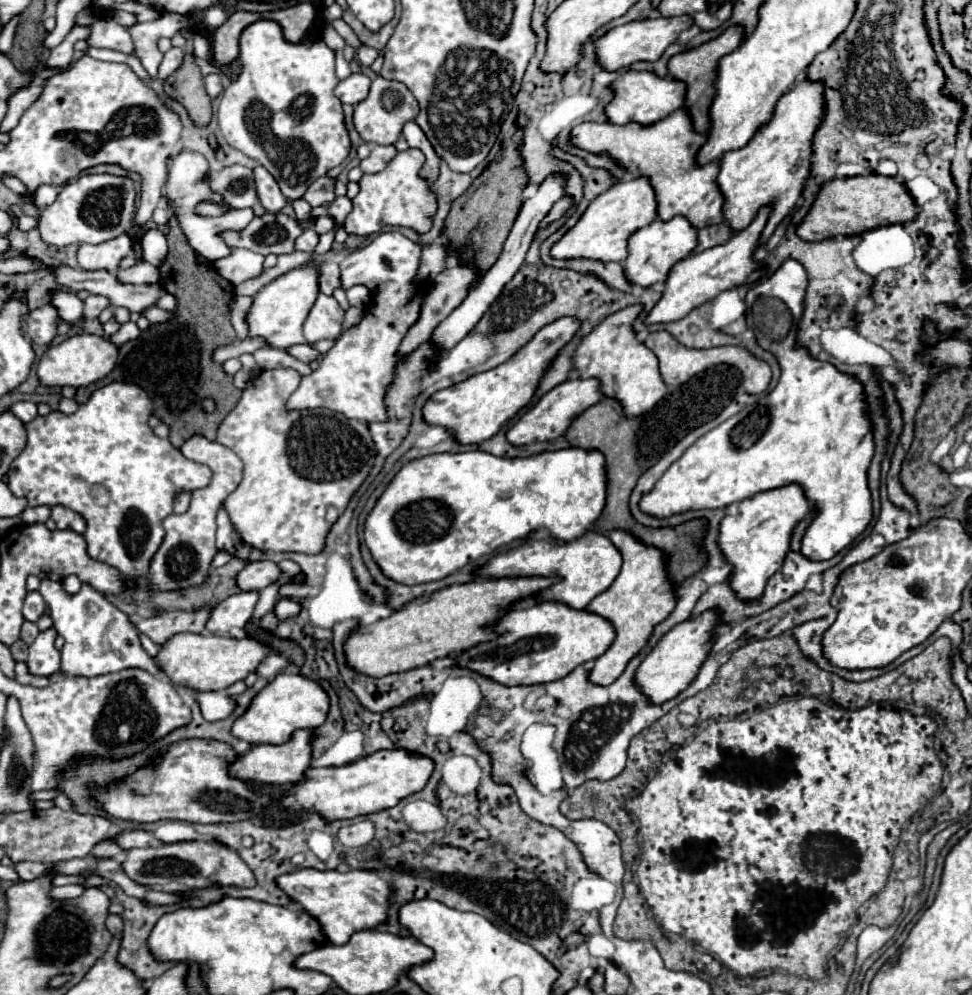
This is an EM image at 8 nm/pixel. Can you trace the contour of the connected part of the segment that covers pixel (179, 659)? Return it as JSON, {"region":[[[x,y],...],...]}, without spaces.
{"region":[[[177,634],[161,648],[155,660],[161,666],[161,672],[177,686],[195,690],[225,690],[255,672],[269,654],[273,654],[273,648],[253,636],[231,638],[219,634]]]}

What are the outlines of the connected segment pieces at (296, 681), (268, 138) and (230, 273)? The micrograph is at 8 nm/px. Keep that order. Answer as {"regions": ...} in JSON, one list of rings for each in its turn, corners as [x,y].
{"regions":[[[[277,674],[251,702],[249,710],[235,720],[233,736],[249,744],[283,744],[289,742],[299,728],[319,728],[329,714],[329,694],[319,682],[303,674]]],[[[257,20],[241,34],[241,62],[243,70],[239,78],[221,94],[217,110],[219,128],[233,148],[257,160],[271,172],[287,200],[297,200],[307,192],[313,180],[345,162],[351,152],[343,104],[333,94],[339,84],[339,78],[335,76],[335,50],[323,42],[315,42],[313,46],[291,44],[283,38],[277,22]]],[[[235,248],[233,254],[229,258],[223,258],[221,262],[213,264],[217,268],[217,272],[229,280],[233,286],[243,284],[251,278],[261,276],[263,272],[263,256],[261,254],[253,254],[251,250],[241,250]]]]}

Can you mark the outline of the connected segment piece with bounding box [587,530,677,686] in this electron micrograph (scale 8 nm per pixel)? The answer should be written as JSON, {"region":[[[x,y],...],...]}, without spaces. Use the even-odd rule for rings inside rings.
{"region":[[[611,530],[607,536],[621,550],[623,568],[615,578],[615,582],[597,598],[593,598],[587,606],[587,610],[593,610],[595,614],[609,618],[609,622],[613,622],[617,630],[615,642],[609,646],[609,650],[603,656],[597,658],[595,668],[589,672],[589,680],[593,684],[603,684],[603,686],[615,682],[623,674],[629,660],[637,656],[639,650],[647,644],[655,626],[661,624],[677,606],[675,584],[671,584],[671,576],[667,572],[669,556],[661,548],[641,542],[637,536],[633,536],[627,530]]]}

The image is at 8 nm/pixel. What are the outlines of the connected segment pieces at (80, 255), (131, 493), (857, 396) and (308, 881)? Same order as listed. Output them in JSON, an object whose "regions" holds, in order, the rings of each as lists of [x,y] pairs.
{"regions":[[[[121,234],[101,244],[81,244],[77,250],[77,262],[83,270],[117,270],[119,262],[133,252],[131,238]]],[[[111,382],[103,388],[97,388],[87,402],[79,404],[75,414],[61,414],[61,412],[51,412],[49,416],[37,416],[33,422],[25,424],[27,428],[27,446],[25,450],[17,456],[15,464],[11,464],[9,470],[9,488],[15,496],[25,496],[29,506],[67,506],[73,512],[79,512],[85,520],[87,520],[87,530],[85,530],[85,540],[87,540],[87,552],[93,560],[105,562],[109,566],[115,566],[121,574],[125,576],[133,576],[133,578],[141,578],[147,574],[147,566],[149,566],[149,558],[153,558],[153,554],[157,552],[157,546],[161,544],[165,532],[163,532],[163,520],[173,512],[173,500],[179,492],[193,492],[197,488],[205,488],[211,482],[211,470],[205,464],[193,462],[189,458],[185,458],[181,454],[179,448],[175,448],[167,438],[159,438],[153,434],[153,428],[149,426],[149,416],[153,412],[153,398],[137,384],[127,384],[127,382]]],[[[797,260],[783,262],[775,274],[749,288],[745,296],[747,324],[757,334],[759,344],[777,356],[781,378],[777,386],[767,396],[763,396],[763,402],[759,402],[761,412],[735,414],[733,418],[701,436],[679,460],[675,460],[659,478],[655,488],[639,502],[643,512],[657,518],[667,518],[685,510],[723,508],[733,502],[741,502],[741,498],[749,498],[761,490],[797,482],[803,486],[809,502],[819,510],[801,542],[801,552],[807,558],[829,560],[847,548],[867,528],[873,516],[867,468],[875,454],[875,442],[871,418],[867,414],[865,388],[855,376],[839,372],[829,362],[813,358],[805,346],[797,344],[797,324],[805,308],[805,290],[807,274]]],[[[295,870],[277,878],[281,890],[301,904],[325,930],[331,944],[345,944],[357,930],[373,930],[387,920],[389,906],[393,902],[393,888],[375,870]]]]}

